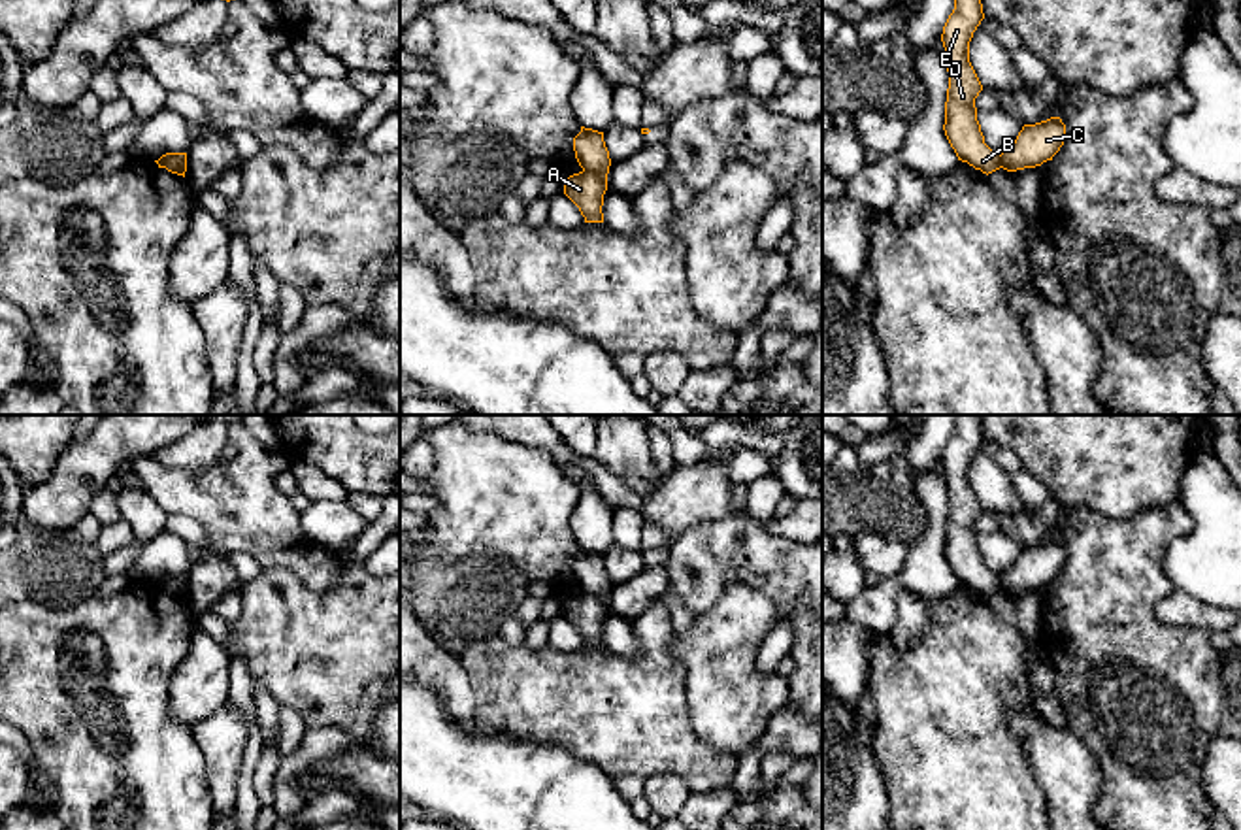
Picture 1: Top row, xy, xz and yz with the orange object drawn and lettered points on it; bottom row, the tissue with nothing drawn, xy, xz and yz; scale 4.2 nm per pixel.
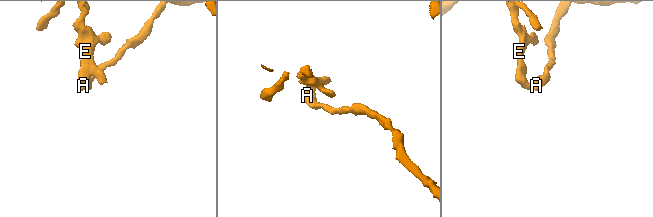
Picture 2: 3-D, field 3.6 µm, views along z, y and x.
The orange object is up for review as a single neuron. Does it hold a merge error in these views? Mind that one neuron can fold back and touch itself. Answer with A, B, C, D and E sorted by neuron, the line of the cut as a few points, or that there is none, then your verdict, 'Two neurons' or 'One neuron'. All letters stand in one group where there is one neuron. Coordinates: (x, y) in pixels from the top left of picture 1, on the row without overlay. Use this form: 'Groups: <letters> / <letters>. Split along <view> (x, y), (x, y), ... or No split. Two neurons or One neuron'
Groups: A C / B D E. Split along xz (583, 591), (606, 600). Two neurons

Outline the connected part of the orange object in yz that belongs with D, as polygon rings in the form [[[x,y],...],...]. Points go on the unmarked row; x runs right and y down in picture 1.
[[[958,415],[941,456],[949,494],[943,553],[958,583],[988,598],[1001,590],[1001,577],[985,566],[975,530],[983,507],[969,485],[969,464],[983,441],[981,415]]]

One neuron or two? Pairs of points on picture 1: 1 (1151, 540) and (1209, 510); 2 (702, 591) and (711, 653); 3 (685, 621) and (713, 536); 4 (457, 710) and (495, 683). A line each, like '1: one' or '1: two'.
1: two
2: two
3: two
4: two

